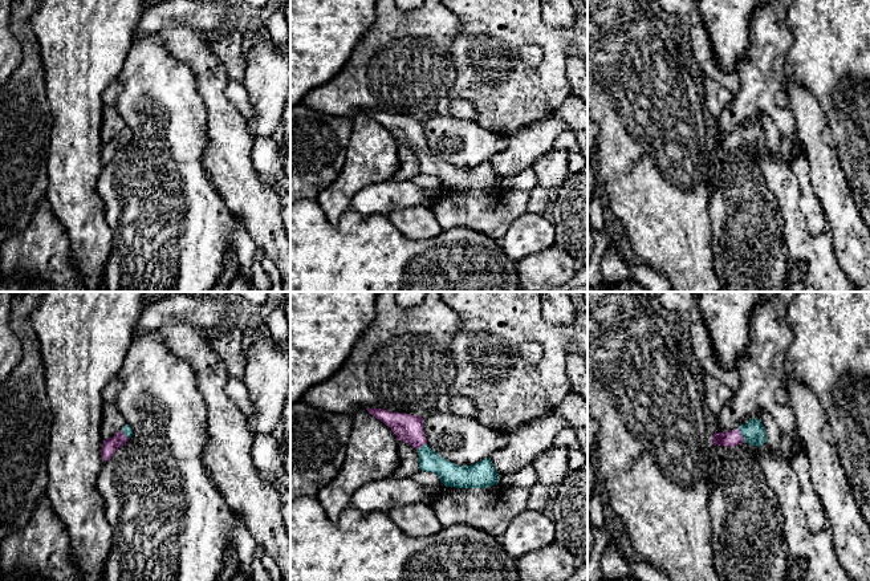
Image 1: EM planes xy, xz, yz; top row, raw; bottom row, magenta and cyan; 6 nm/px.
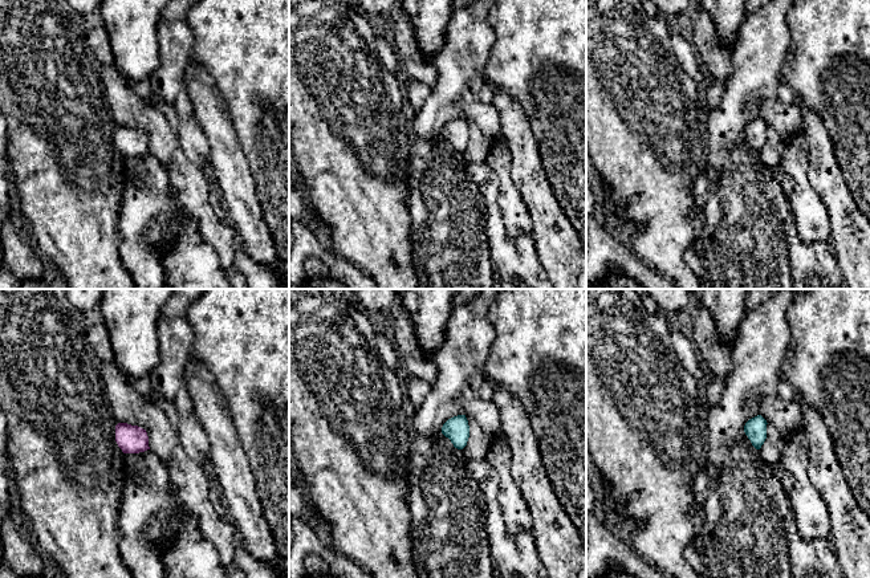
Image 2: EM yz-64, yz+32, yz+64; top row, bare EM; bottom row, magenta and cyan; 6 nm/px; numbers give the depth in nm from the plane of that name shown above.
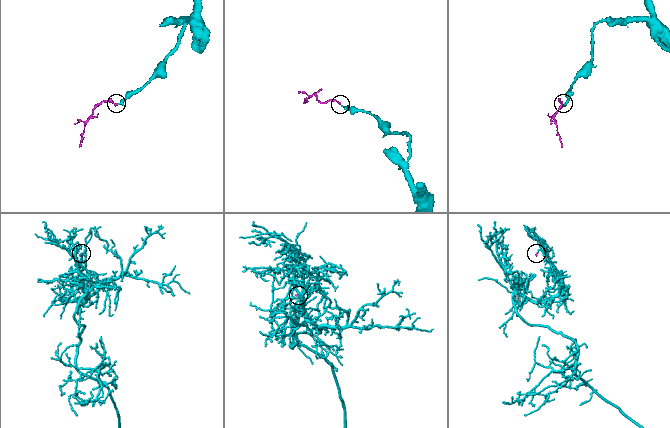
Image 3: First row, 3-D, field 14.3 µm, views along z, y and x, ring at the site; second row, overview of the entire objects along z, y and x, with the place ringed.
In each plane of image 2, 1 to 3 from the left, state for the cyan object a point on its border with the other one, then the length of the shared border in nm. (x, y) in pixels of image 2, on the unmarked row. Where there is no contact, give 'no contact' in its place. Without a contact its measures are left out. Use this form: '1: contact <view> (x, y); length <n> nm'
1: no contact
2: no contact
3: no contact

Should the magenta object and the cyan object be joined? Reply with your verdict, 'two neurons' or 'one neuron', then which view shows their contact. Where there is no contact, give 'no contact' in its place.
one neuron | yz

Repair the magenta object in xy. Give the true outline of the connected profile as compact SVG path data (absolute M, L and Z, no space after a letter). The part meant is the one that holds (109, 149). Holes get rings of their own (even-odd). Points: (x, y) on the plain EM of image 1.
M125 127L125 130L118 134L113 141L105 142L101 151L101 159L103 164L111 162L118 151L121 151L133 138L133 133L130 129Z

